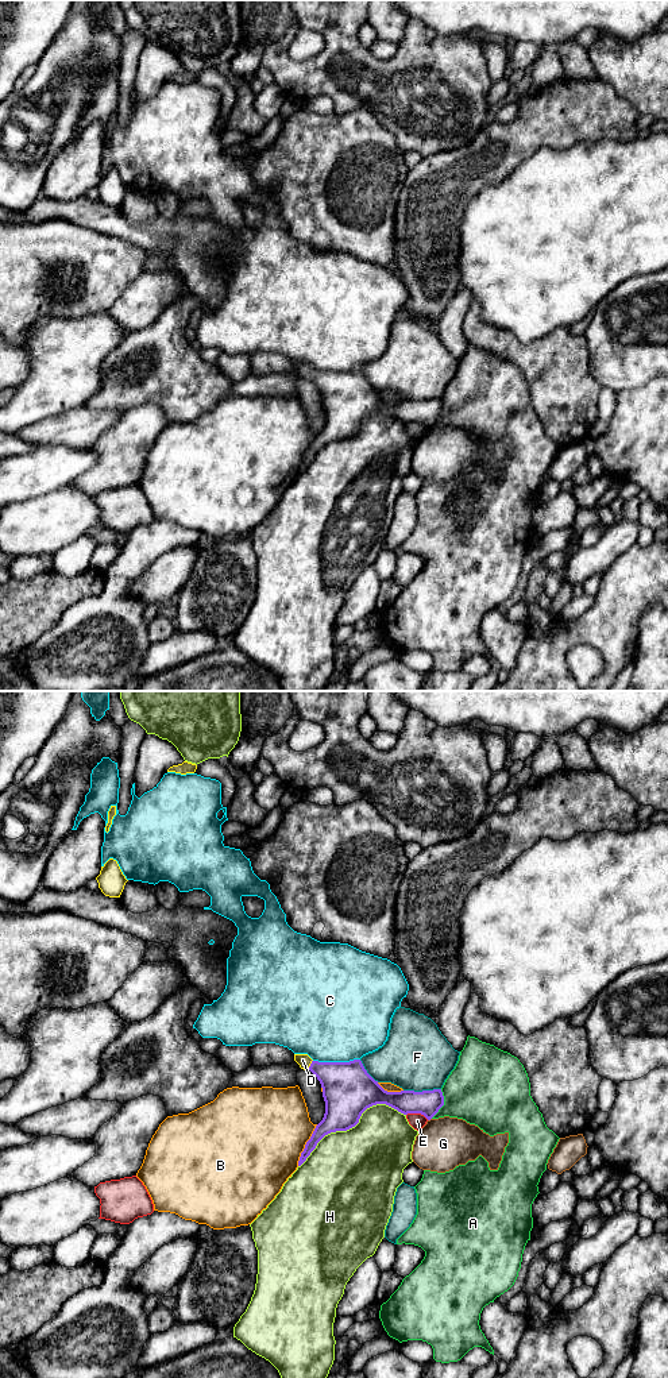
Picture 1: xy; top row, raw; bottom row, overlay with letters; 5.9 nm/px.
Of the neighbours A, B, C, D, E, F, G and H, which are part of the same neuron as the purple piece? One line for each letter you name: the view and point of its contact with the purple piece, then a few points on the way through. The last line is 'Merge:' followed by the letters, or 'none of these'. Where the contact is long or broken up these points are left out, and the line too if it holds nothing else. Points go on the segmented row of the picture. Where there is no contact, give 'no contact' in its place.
D: contact xy (311, 1065); way xy (346, 1087), (331, 1075), (311, 1065), (302, 1060)
Merge: D

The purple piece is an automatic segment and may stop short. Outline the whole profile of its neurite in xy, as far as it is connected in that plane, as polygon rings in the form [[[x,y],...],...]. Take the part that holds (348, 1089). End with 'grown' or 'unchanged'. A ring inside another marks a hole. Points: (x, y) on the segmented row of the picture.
[[[294,1054],[304,1070],[310,1070],[321,1084],[325,1113],[301,1153],[301,1166],[317,1143],[328,1134],[347,1131],[359,1123],[362,1113],[377,1104],[398,1112],[421,1113],[430,1120],[444,1105],[441,1089],[387,1092],[364,1069],[360,1059],[350,1062],[318,1062],[308,1054]]] | grown

